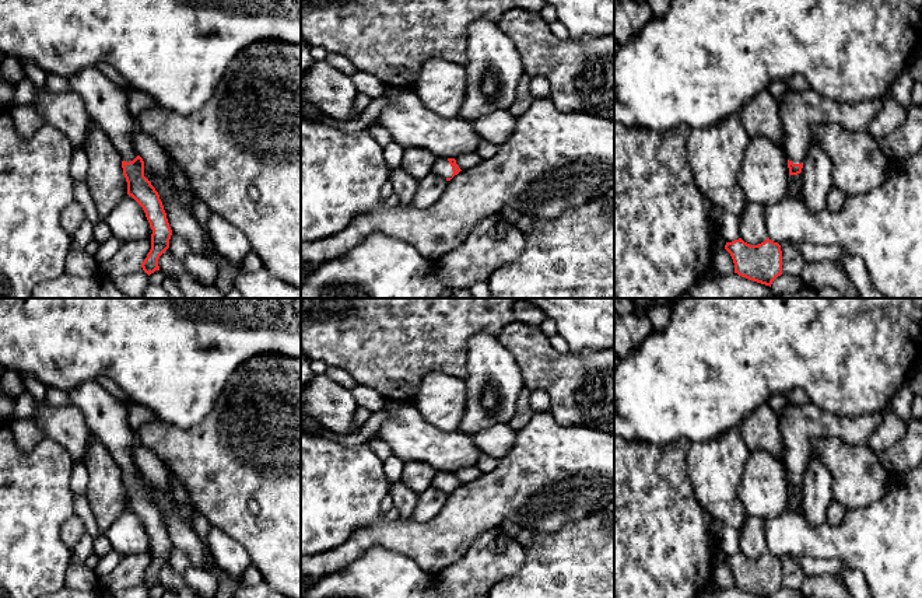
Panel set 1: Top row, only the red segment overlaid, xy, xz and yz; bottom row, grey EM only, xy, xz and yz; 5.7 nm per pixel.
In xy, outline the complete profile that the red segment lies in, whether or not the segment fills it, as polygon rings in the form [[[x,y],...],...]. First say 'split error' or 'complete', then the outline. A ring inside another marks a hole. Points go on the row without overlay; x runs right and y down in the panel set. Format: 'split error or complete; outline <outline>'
split error; outline [[[97,381],[83,382],[67,395],[84,415],[91,434],[109,450],[123,473],[127,508],[143,521],[153,543],[151,563],[141,577],[143,584],[150,590],[159,584],[158,573],[169,562],[172,543],[158,506],[144,490],[144,475],[133,459],[137,436],[129,426],[127,406]]]

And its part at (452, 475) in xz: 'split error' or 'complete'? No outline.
split error

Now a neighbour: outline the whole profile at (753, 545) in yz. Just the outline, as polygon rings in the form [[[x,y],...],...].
[[[754,515],[746,517],[740,529],[740,552],[750,559],[758,559],[768,552],[763,518]]]

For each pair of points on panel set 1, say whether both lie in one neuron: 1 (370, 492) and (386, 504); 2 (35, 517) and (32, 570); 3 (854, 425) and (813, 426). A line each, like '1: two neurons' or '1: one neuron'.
1: two neurons
2: one neuron
3: one neuron

